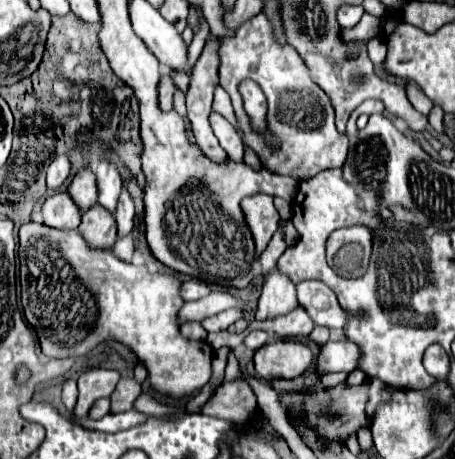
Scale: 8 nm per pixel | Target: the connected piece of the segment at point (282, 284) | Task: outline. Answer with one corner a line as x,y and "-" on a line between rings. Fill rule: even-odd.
272,270
270,276
264,280
256,320
272,320
276,316
284,316
292,312
296,306
298,298
294,282
282,276
278,270

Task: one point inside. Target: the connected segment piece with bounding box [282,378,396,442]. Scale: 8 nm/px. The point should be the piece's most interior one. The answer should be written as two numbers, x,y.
335,413

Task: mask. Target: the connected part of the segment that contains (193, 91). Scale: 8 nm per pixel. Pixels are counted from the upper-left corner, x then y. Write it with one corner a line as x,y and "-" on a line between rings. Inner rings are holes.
212,36
194,66
194,74
190,76
190,86
186,92
188,118
192,122
194,136
200,150
204,150
204,154
212,158
212,162
224,162
228,158
208,124
208,114
212,112
212,94
218,84
218,66
218,36

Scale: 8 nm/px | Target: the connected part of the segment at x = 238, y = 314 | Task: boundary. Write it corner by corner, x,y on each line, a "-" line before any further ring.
236,308
224,310
224,312
216,314
216,316
210,316
210,318
202,320
202,328
204,328
206,332
220,332
220,330
226,330
226,328
228,328
232,322
236,322
238,318
242,318
242,310
236,310

